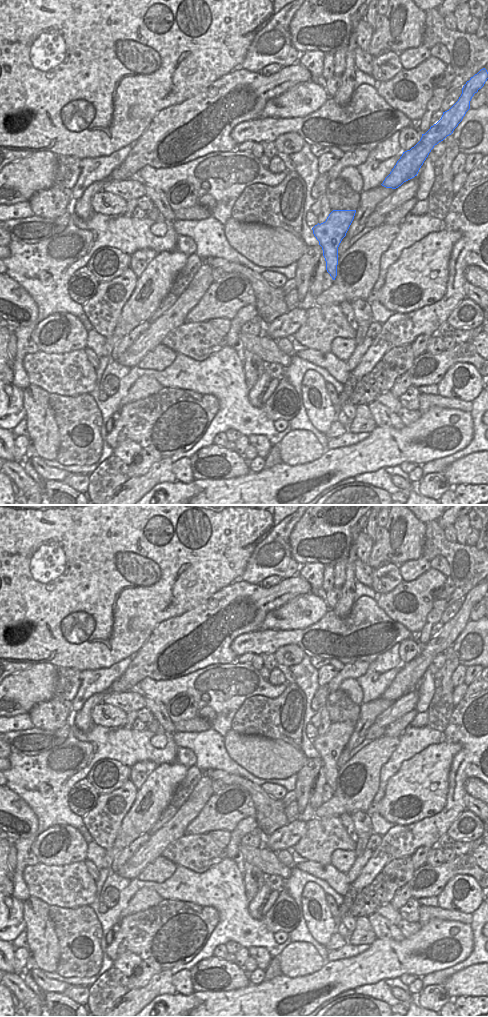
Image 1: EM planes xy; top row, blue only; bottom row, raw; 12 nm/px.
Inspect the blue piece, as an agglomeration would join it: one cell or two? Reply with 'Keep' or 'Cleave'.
Keep

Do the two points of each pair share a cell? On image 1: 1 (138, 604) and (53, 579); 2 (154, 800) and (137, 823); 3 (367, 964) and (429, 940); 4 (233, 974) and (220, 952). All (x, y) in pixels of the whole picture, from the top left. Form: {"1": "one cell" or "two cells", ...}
{"1": "one cell", "2": "one cell", "3": "one cell", "4": "two cells"}

